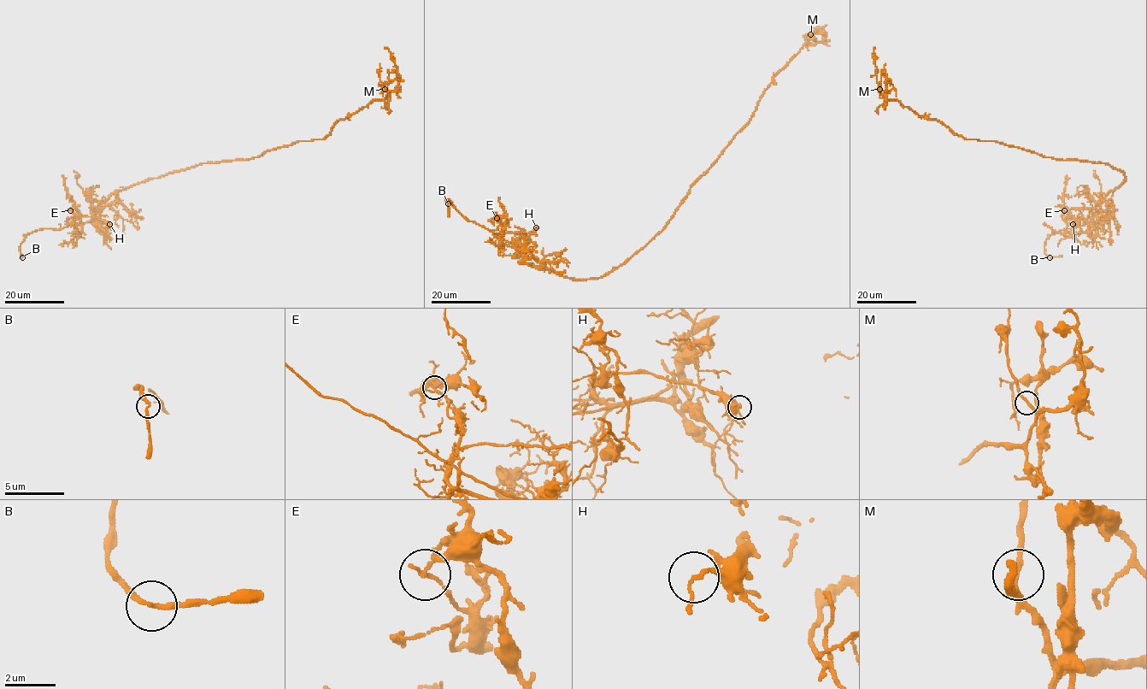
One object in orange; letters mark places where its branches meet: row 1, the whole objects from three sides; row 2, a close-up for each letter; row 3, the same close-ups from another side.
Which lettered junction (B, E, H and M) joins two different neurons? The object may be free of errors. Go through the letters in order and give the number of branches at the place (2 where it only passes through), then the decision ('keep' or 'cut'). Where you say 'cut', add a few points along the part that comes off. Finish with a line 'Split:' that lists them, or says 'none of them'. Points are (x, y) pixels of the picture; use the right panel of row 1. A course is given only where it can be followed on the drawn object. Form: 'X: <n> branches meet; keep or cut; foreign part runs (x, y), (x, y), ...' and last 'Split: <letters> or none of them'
B: 2 branches meet; keep
E: 2 branches meet; cut; foreign part runs (1064, 210), (1067, 174)
H: 2 branches meet; keep
M: 2 branches meet; keep
Split: E

